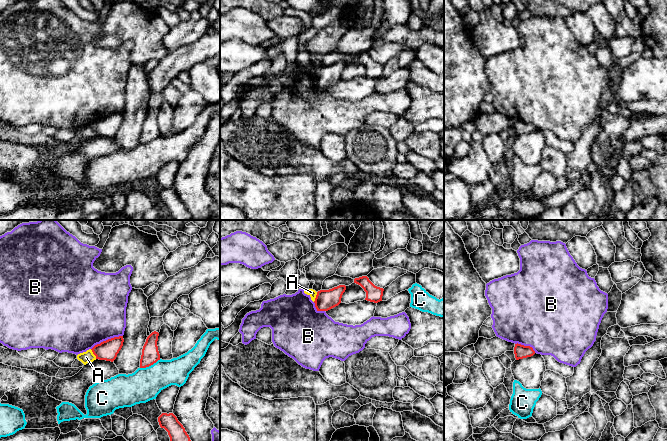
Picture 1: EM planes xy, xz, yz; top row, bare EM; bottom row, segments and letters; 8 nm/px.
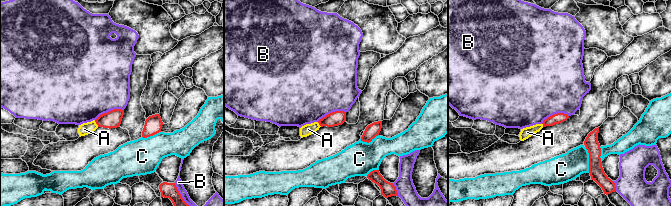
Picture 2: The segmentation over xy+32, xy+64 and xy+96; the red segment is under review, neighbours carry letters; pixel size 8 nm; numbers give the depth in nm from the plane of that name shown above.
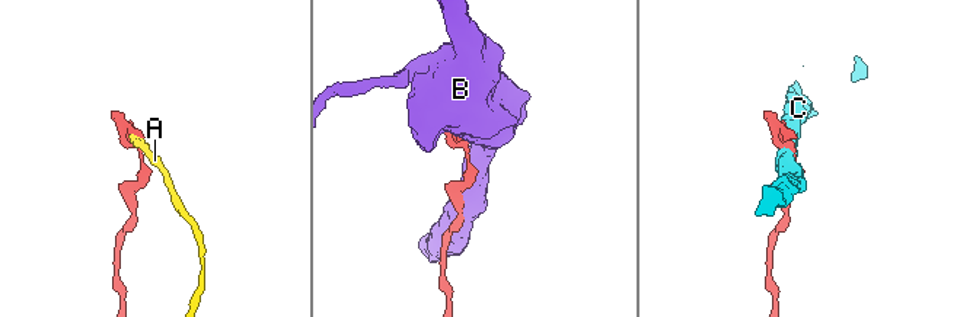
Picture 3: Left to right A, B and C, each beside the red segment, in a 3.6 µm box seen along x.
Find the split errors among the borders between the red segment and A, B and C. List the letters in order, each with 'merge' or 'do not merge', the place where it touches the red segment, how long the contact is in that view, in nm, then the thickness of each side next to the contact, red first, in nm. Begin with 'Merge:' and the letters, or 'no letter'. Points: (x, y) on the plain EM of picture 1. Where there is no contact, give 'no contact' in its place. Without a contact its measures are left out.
Merge: no letter
A: do not merge; contact xy (93, 129); length 90 nm; calibres 160 and 100 nm
B: do not merge; contact xy (106, 116); length 280 nm; calibres 160 and 500 nm
C: do not merge; contact xy (150, 141); length 180 nm; calibres 140 and 260 nm

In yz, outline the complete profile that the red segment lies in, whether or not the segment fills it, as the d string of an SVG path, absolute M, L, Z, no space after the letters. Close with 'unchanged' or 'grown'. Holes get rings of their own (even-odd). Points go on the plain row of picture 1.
M517 119L515 120L515 123L514 123L514 130L515 130L516 136L519 136L519 135L533 132L535 130L535 127L530 122L524 122Z; unchanged

